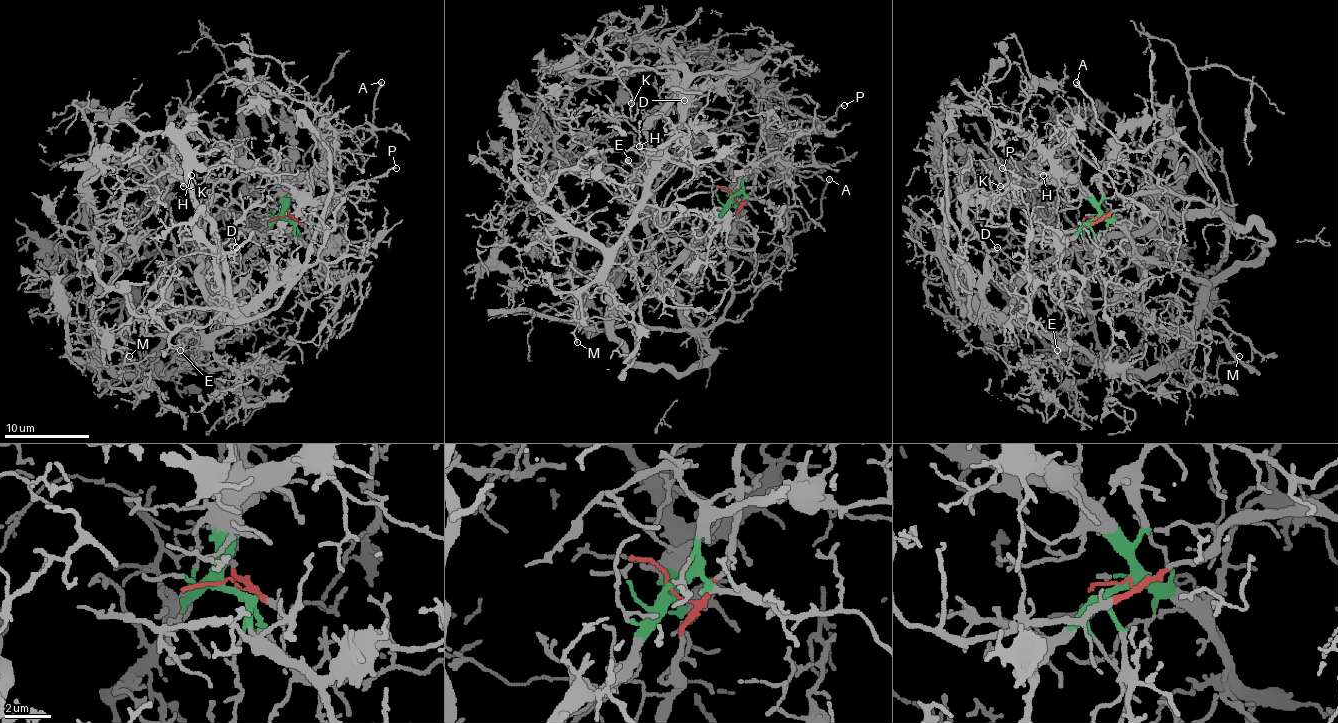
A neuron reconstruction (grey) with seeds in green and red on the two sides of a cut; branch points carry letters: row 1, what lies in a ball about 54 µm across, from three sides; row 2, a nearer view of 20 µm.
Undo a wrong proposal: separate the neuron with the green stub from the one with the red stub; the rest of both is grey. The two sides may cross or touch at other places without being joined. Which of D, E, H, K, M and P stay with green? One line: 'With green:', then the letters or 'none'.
With green: D, E, H, K, M

